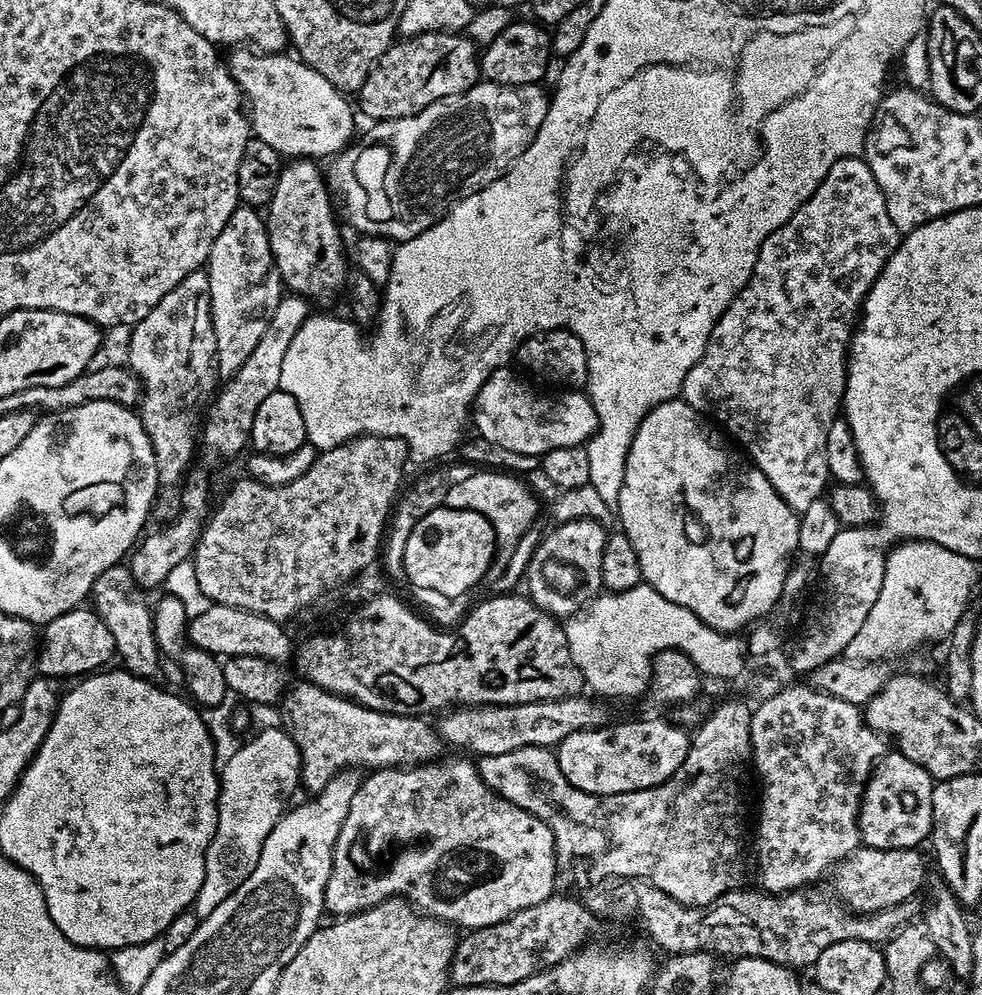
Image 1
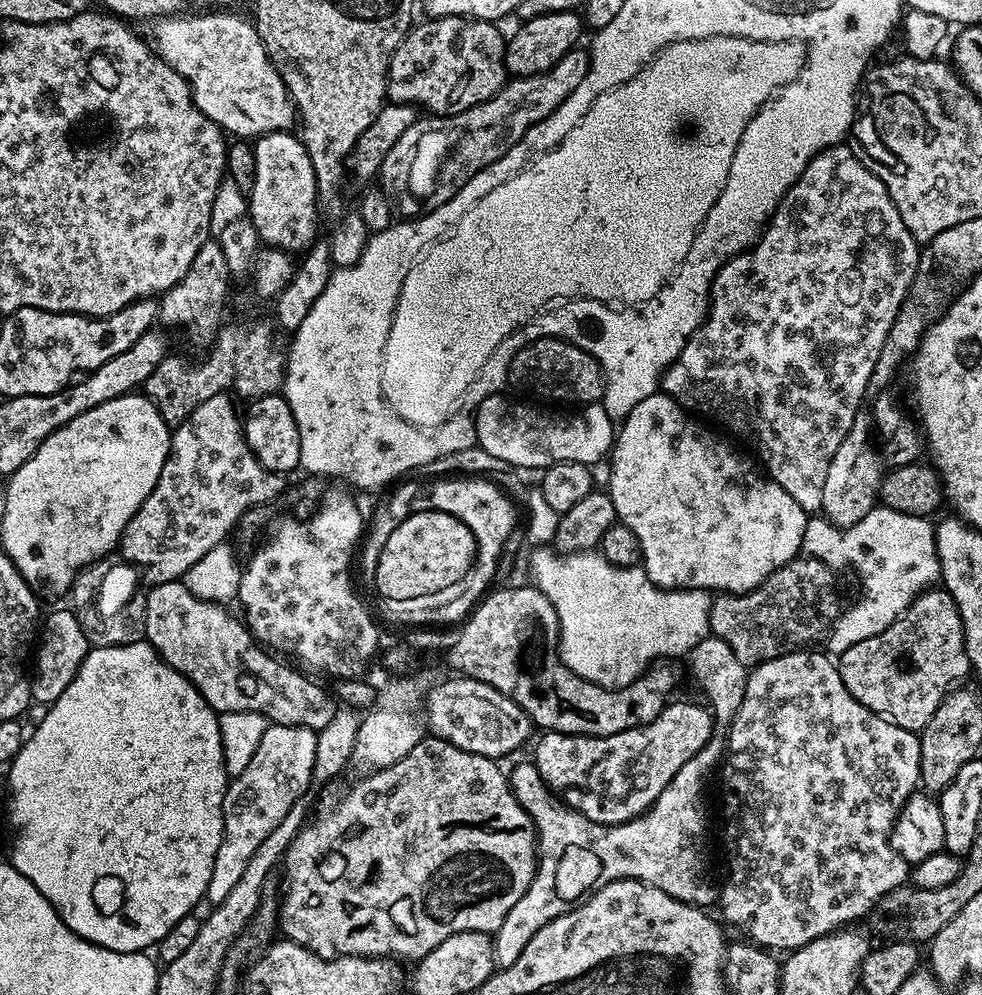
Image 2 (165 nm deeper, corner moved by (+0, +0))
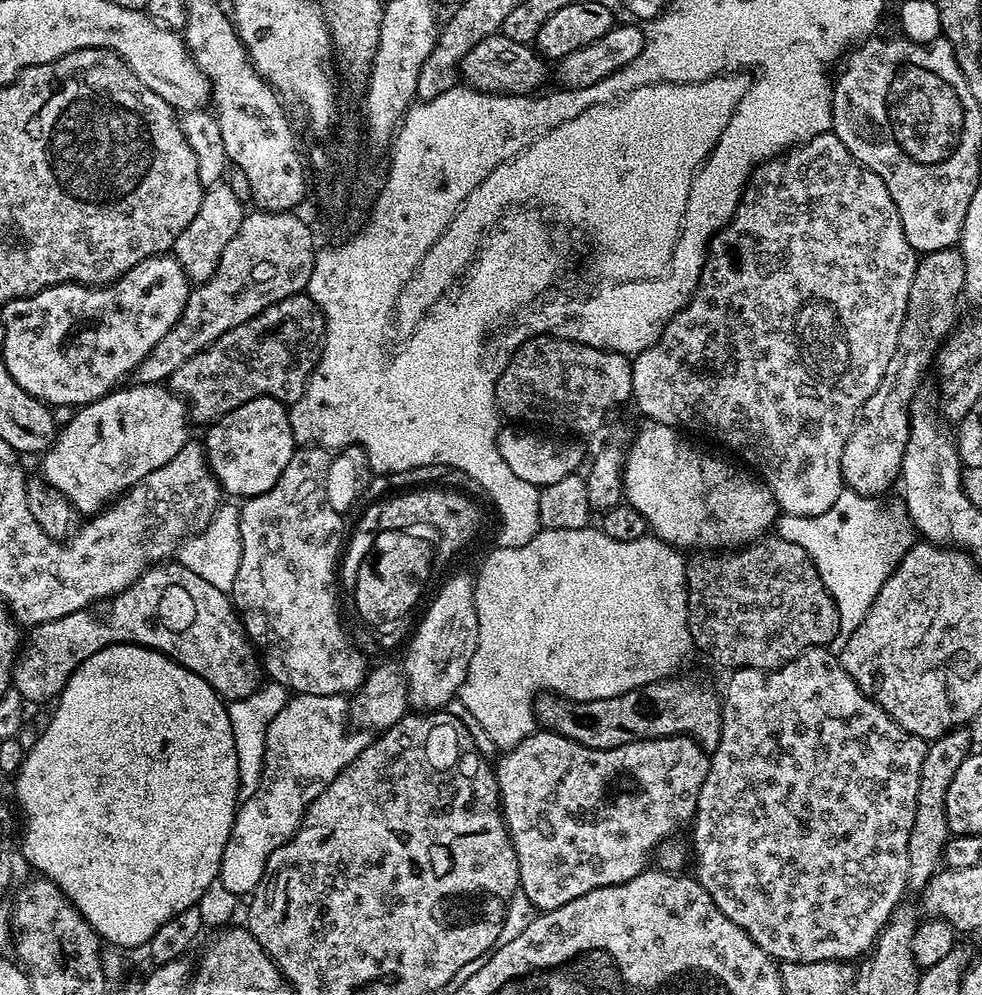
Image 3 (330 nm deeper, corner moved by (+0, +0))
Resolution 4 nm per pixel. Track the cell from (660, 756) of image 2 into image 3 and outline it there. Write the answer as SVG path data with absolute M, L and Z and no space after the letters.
M537 730L518 742L516 748L509 748L503 753L500 761L495 761L494 771L498 790L500 791L500 810L504 813L504 827L508 830L508 838L514 846L514 854L518 858L519 889L524 891L533 906L540 912L558 910L558 906L566 906L566 902L574 902L574 898L582 898L590 890L598 890L606 886L614 886L622 882L630 882L639 872L649 867L650 857L656 849L669 839L680 827L687 825L696 815L696 803L702 782L706 782L709 753L705 752L691 736L659 736L657 740L635 740L632 744L623 744L617 748L587 748L562 734L551 730Z

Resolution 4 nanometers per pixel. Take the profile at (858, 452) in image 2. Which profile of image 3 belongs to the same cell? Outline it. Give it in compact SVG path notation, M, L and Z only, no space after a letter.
M947 248L919 257L898 346L886 365L882 382L878 382L878 390L874 390L874 394L870 394L870 398L866 398L860 407L850 430L850 438L846 438L846 446L842 450L842 478L845 485L860 496L877 497L878 492L897 483L902 454L906 450L908 411L912 399L921 387L924 367L927 364L929 367L938 345L957 323L956 299L961 299L963 291L964 263L959 250Z

